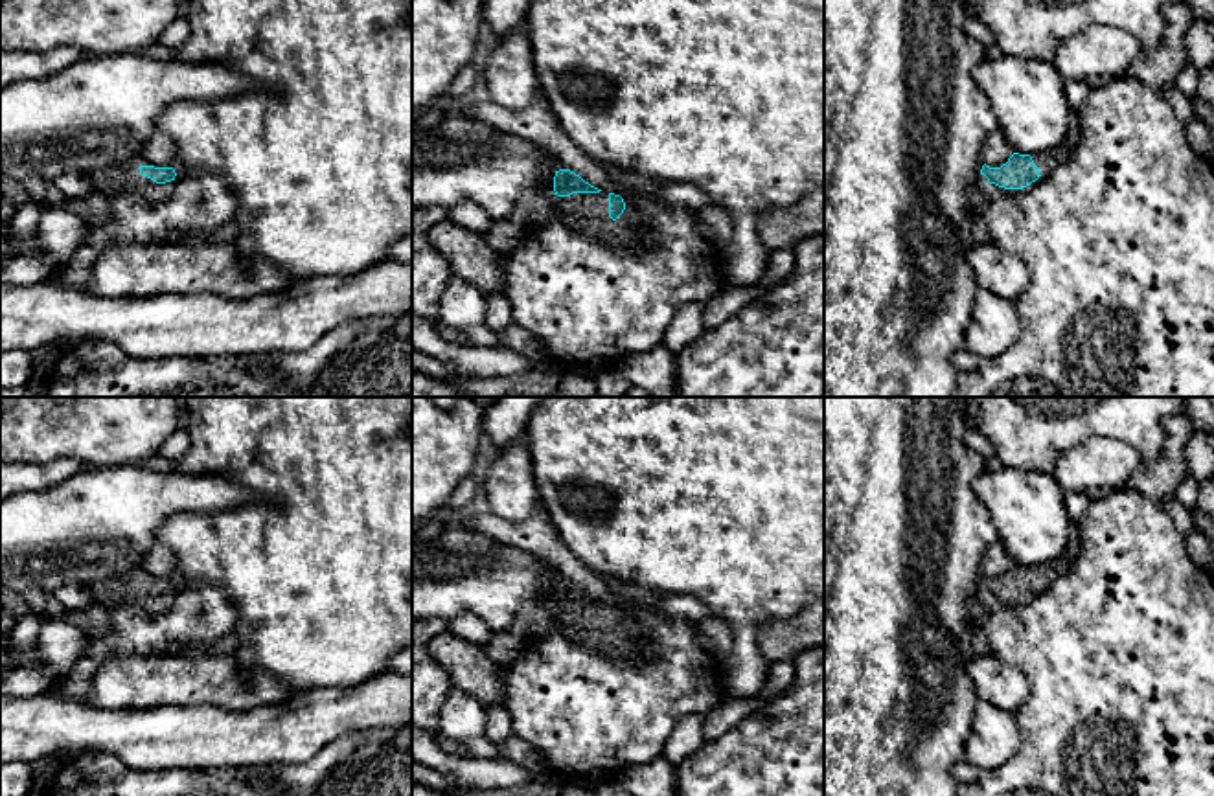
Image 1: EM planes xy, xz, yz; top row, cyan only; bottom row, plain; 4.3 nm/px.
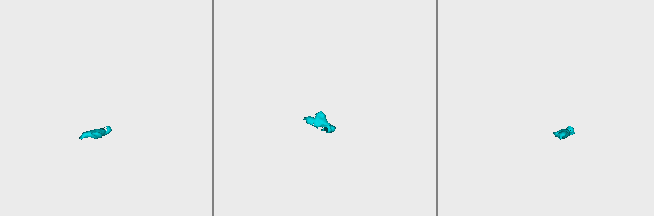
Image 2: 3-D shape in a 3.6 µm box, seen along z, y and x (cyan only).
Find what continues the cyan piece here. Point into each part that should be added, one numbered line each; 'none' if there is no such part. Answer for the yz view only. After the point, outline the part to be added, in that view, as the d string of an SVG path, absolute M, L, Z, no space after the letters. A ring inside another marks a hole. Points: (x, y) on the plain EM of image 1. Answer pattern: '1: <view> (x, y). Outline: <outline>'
1: yz (1043, 572). Outline: M1078 528L1071 529L1071 542L1063 555L1048 564L1037 564L1032 568L1034 577L1039 579L1039 586L1048 586L1058 575L1065 574L1082 552L1082 537Z
2: yz (979, 603). Outline: M980 586L969 599L968 625L971 629L982 627L988 610L990 610L990 594L984 586Z

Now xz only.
1: xz (587, 625). Outline: M572 605L570 608L552 607L552 614L557 620L565 634L601 658L629 656L635 662L642 662L642 654L629 653L629 638L638 634L638 623L625 618L624 625L613 632L609 629L609 605Z

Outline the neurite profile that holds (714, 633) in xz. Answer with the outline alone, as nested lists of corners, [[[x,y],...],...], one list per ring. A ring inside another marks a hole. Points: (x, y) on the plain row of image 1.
[[[714,614],[710,618],[692,621],[692,625],[703,649],[706,649],[716,660],[721,662],[730,654],[734,643],[732,625],[725,618]]]

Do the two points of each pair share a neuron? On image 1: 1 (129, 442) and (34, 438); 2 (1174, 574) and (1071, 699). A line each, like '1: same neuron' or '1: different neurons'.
1: same neuron
2: same neuron

